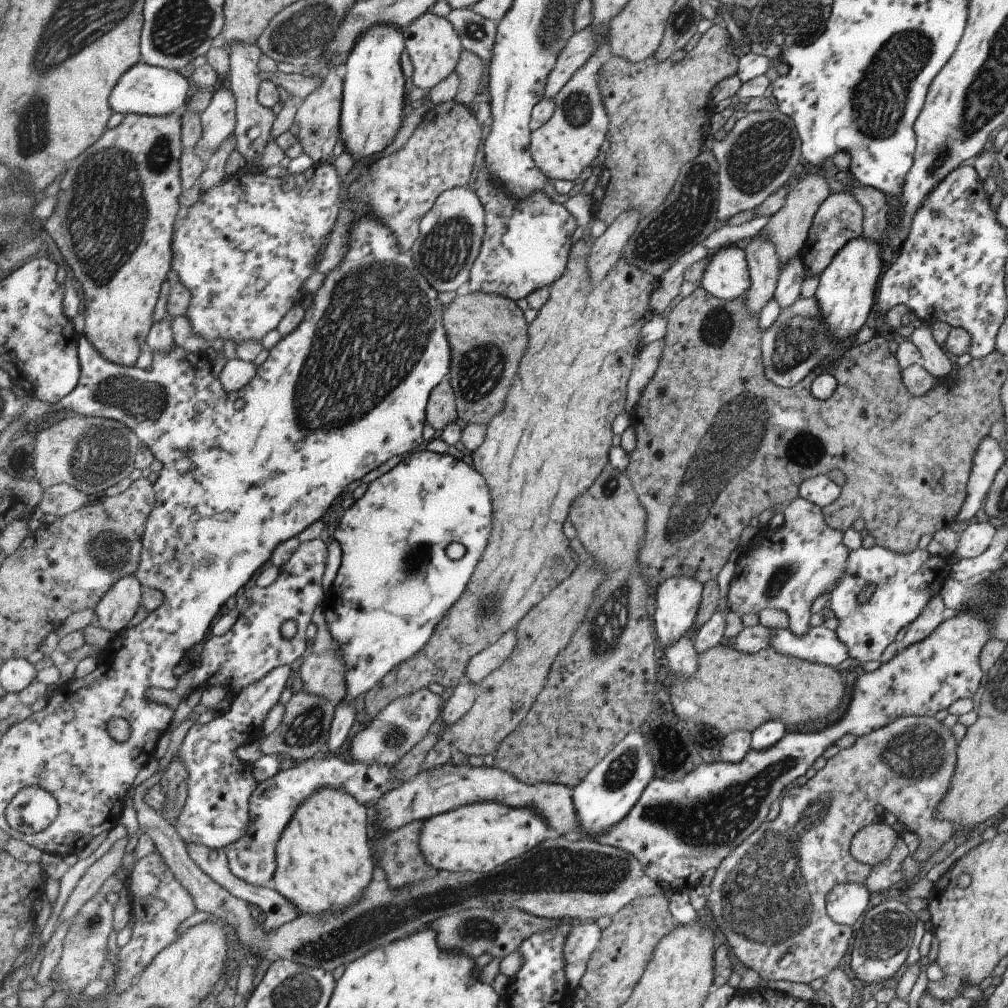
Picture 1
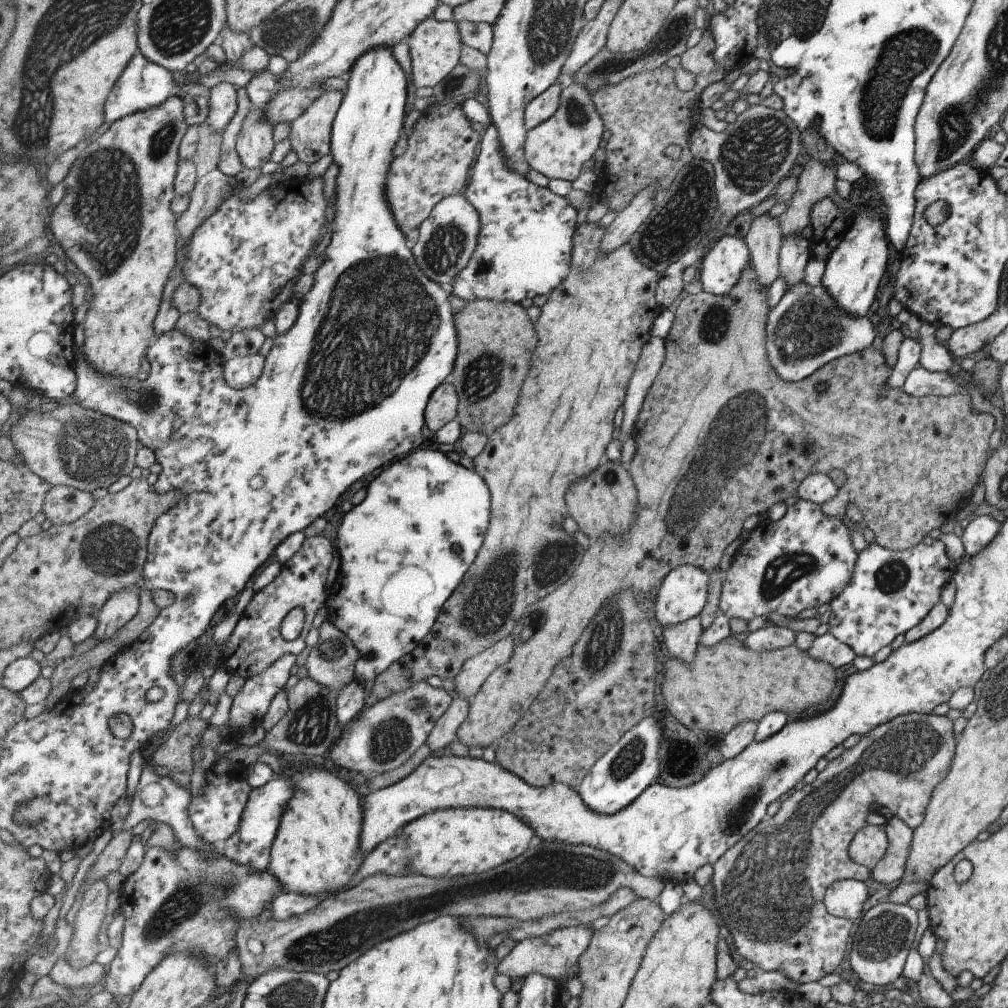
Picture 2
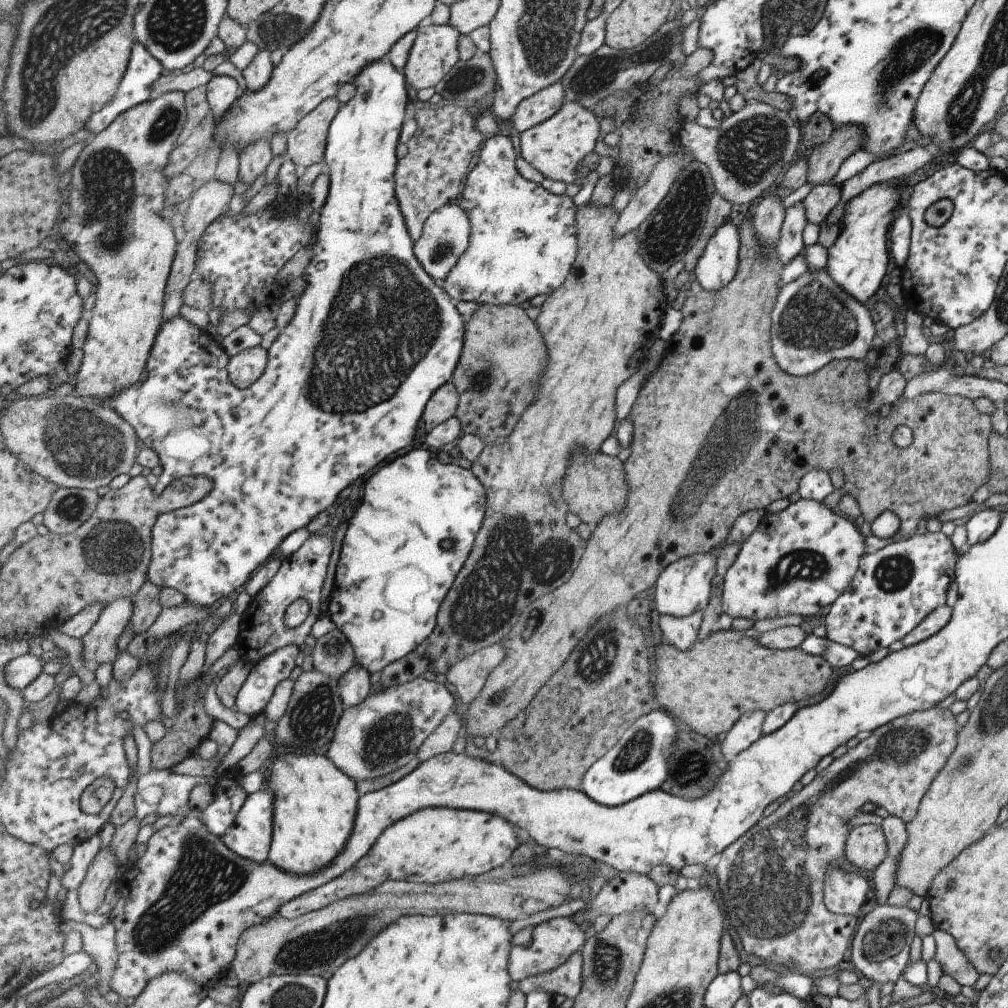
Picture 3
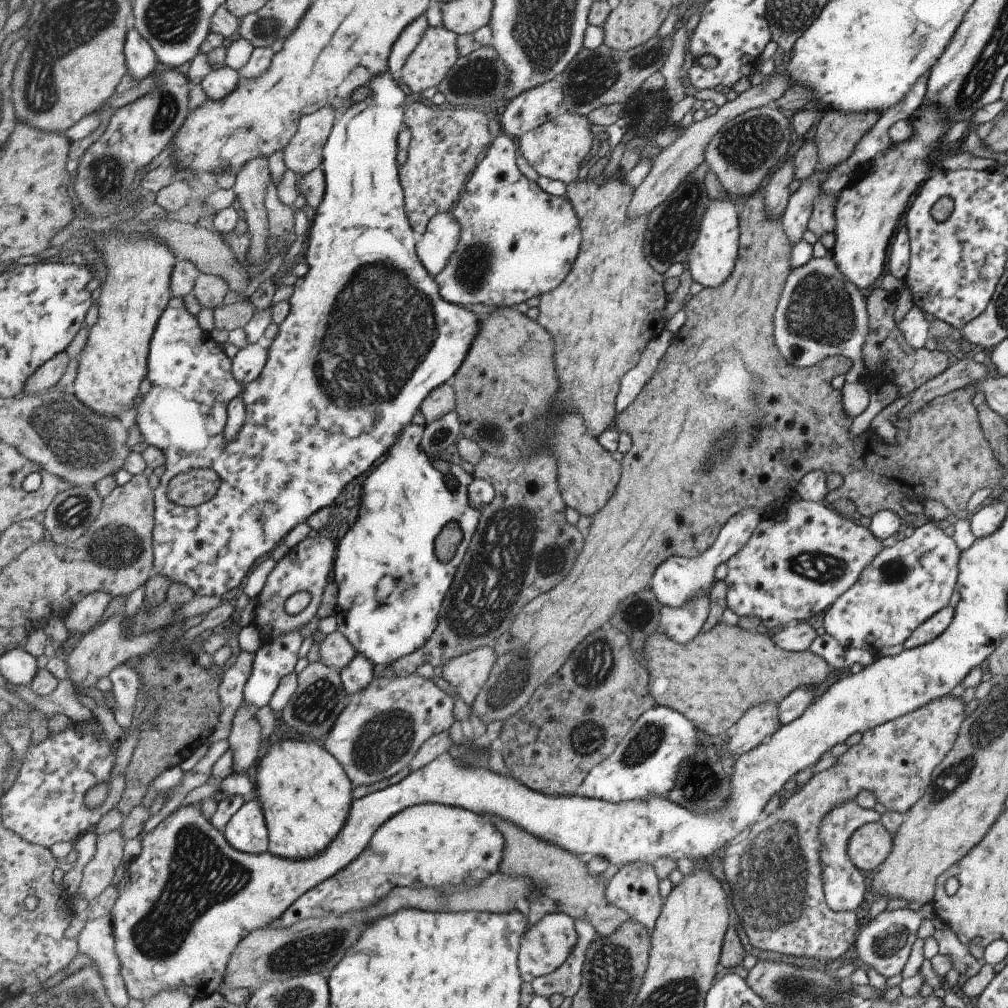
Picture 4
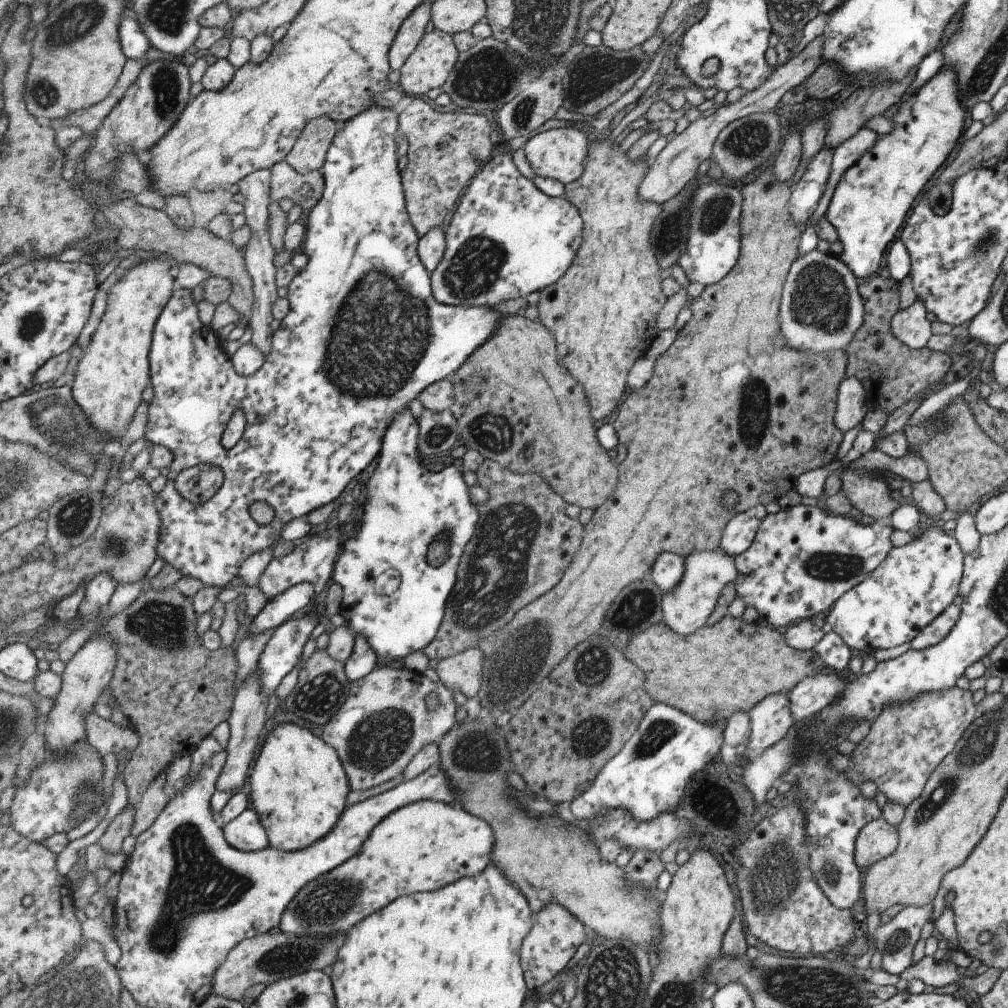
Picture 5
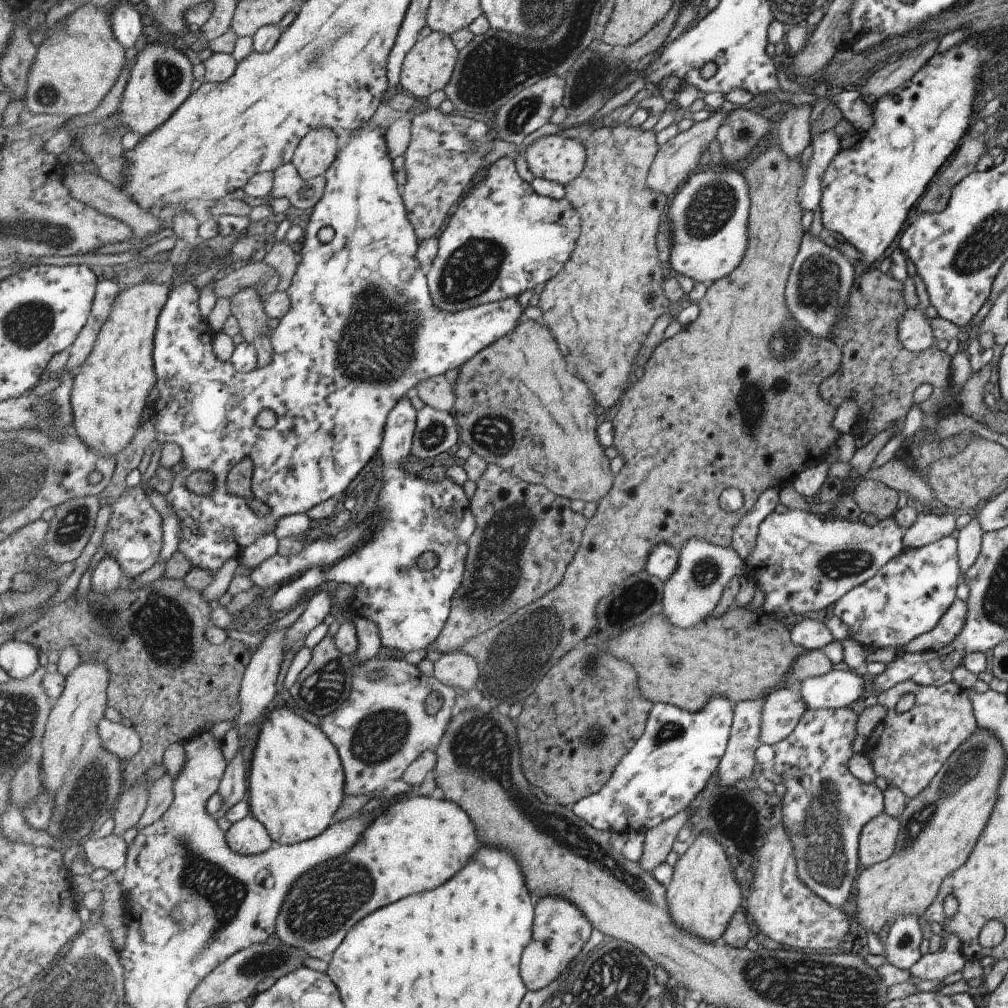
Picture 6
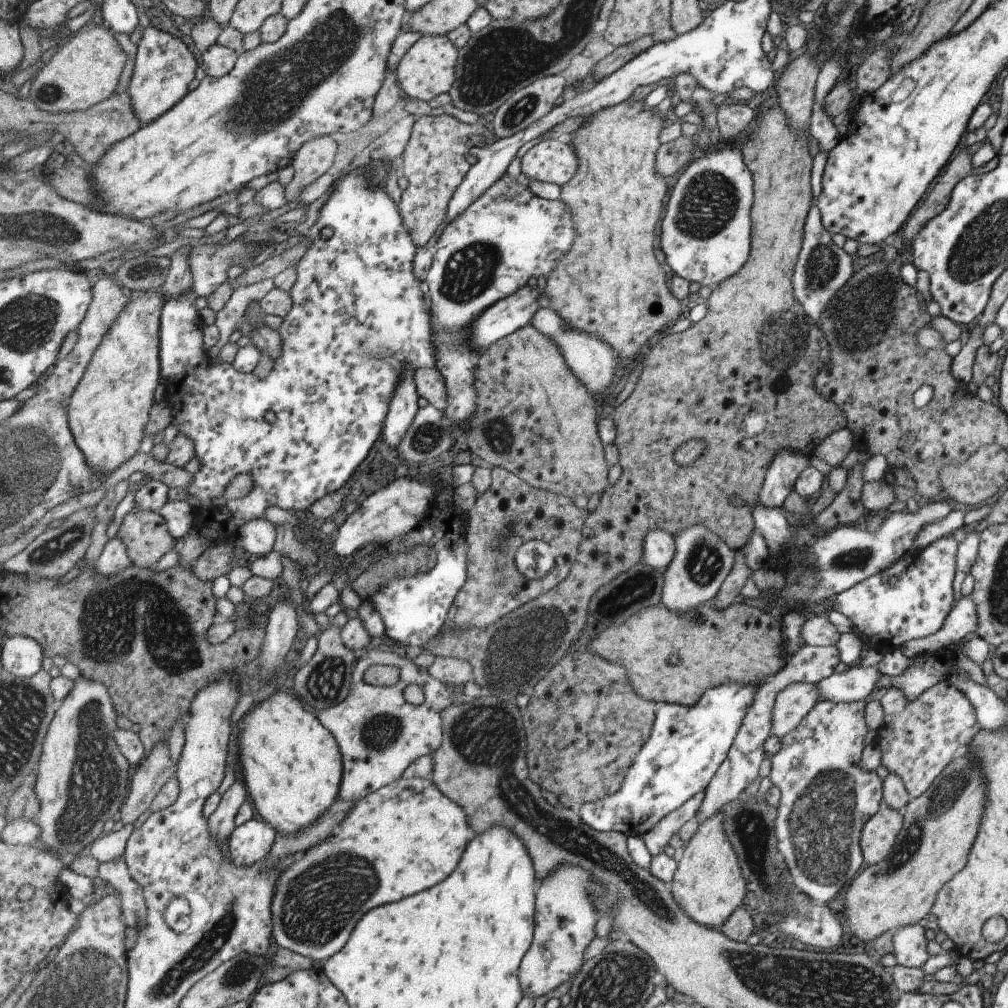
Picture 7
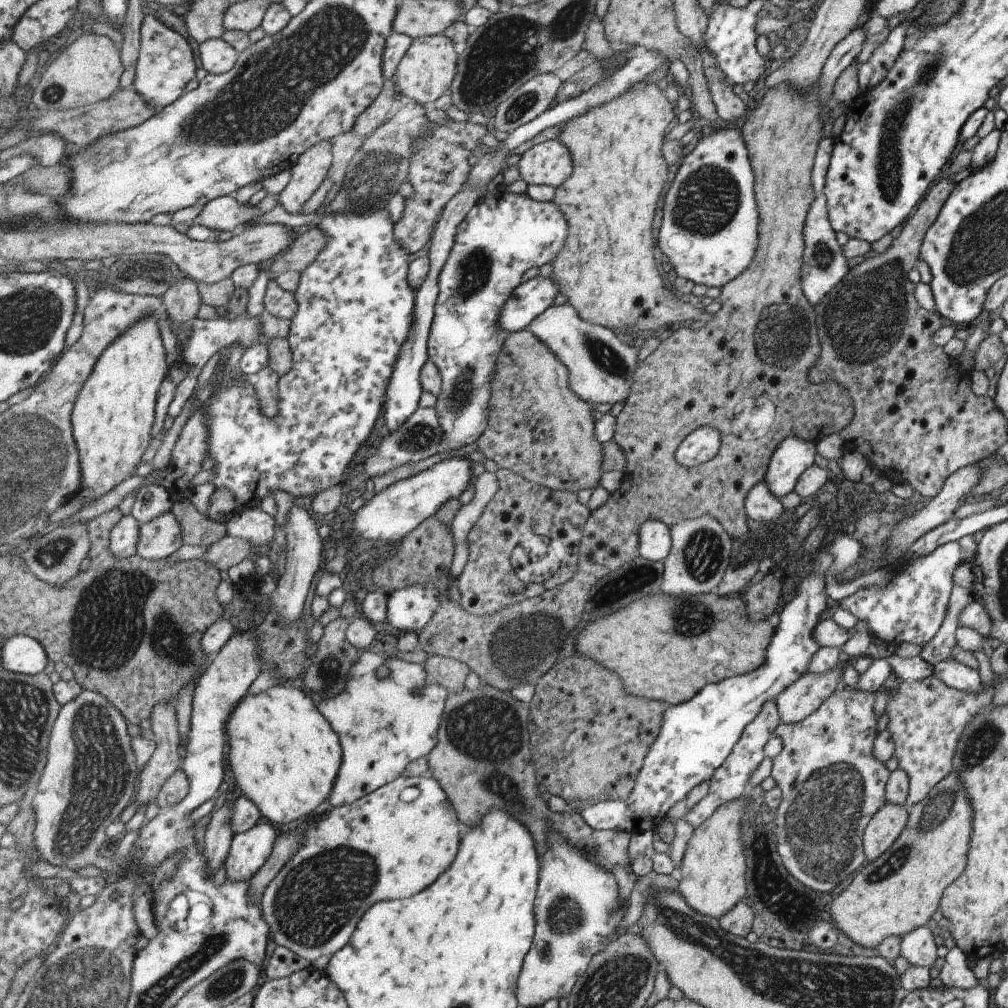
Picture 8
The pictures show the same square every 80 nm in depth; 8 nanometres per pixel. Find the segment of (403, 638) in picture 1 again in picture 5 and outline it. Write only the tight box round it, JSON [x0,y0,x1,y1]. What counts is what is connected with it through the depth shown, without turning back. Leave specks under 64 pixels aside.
[332,409,480,662]

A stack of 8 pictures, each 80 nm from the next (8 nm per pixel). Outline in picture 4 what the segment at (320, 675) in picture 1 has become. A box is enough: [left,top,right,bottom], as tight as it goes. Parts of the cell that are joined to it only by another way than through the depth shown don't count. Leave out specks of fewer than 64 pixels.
[320,630,356,670]

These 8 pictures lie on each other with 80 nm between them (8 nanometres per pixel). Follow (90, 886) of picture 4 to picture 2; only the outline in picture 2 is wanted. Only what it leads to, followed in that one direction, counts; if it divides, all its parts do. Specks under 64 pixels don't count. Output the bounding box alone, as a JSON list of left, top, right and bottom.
[66,878,109,970]

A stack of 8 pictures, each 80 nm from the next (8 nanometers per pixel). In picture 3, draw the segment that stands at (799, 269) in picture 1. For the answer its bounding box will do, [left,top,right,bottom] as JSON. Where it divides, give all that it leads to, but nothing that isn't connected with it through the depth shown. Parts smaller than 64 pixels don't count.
[776,201,806,265]

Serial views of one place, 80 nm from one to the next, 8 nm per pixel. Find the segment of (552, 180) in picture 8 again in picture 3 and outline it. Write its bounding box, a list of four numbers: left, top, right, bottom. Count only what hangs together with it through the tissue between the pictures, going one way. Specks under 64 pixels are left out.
[520,102,602,184]

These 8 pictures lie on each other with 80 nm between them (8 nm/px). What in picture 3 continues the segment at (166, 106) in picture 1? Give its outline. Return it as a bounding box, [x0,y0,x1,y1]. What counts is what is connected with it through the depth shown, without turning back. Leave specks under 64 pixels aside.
[85,42,167,137]

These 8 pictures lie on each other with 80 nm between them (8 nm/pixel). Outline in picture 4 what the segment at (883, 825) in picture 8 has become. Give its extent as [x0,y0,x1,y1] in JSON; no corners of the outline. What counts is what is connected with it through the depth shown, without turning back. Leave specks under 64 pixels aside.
[847,822,892,874]

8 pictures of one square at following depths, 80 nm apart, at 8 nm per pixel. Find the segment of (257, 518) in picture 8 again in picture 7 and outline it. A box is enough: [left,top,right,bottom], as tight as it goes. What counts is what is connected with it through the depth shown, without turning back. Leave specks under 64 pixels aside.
[236,518,277,554]

